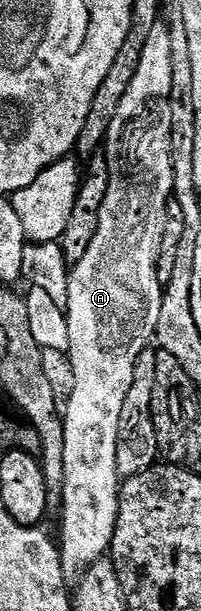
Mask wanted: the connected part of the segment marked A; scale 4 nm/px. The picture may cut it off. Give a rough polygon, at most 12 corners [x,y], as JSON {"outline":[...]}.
{"outline":[[158,20],[104,142],[68,291],[60,552],[109,554],[118,432],[155,340],[174,196]]}

